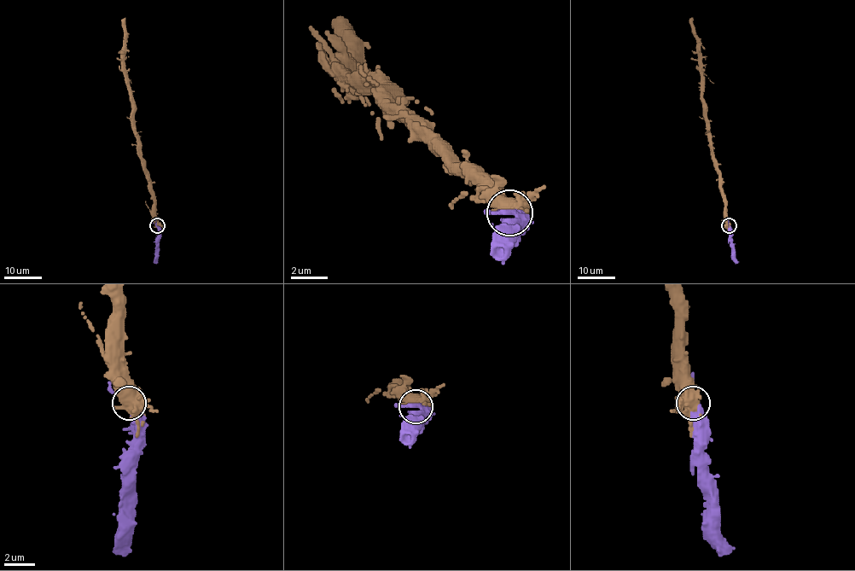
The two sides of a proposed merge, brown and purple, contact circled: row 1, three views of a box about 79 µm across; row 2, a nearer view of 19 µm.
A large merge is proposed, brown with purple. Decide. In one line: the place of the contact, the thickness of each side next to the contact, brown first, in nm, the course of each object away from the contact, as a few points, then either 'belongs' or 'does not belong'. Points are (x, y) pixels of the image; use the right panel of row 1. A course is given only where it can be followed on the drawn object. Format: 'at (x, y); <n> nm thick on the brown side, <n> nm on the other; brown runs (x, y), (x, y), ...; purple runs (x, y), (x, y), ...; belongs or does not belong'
at (729, 225); 550 nm thick on the brown side, 240 nm on the other; brown runs (729, 226), (725, 195), (706, 124), (700, 39), (689, 19); purple runs (729, 226), (733, 258), (738, 262); belongs

